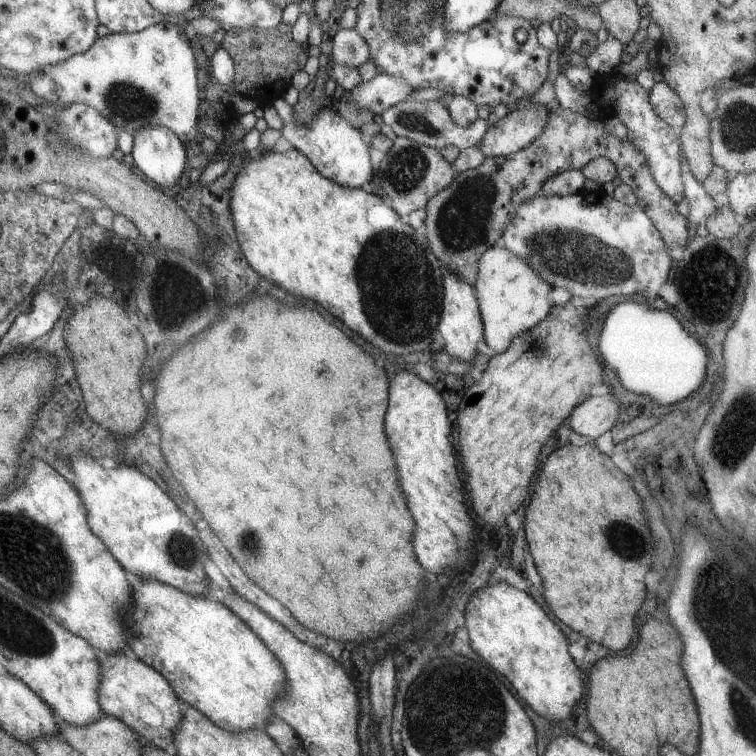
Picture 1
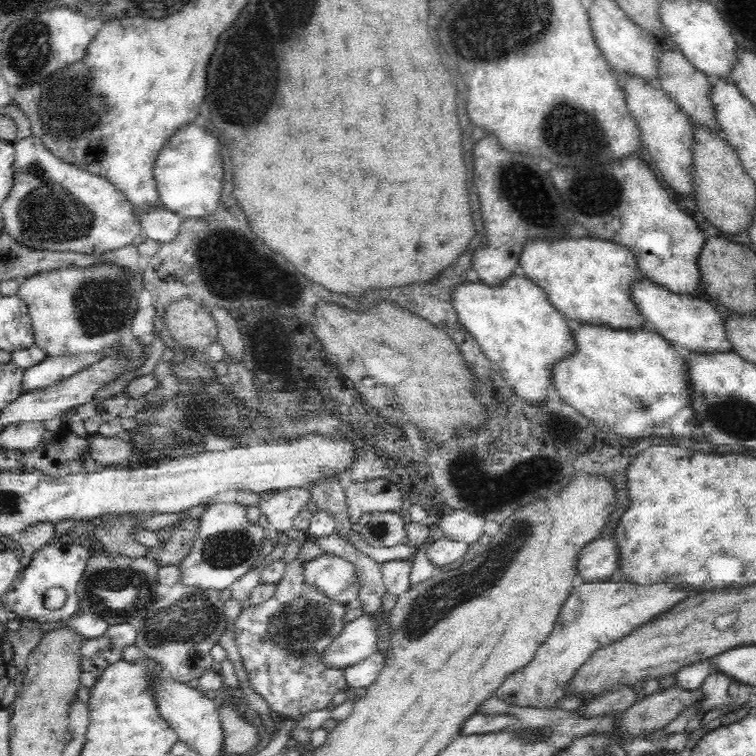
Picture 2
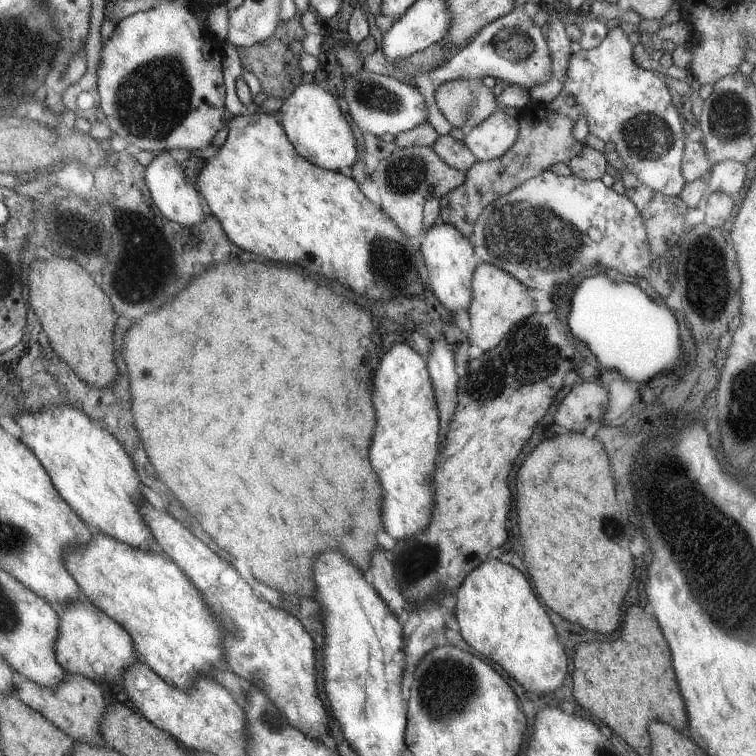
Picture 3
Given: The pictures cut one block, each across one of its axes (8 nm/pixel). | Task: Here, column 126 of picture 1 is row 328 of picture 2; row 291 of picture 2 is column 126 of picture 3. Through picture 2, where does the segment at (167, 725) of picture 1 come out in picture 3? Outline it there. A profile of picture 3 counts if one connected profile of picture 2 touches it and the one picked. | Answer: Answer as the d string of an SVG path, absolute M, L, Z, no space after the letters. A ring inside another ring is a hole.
M83 598L56 608L60 632L56 641L56 658L67 674L77 674L89 680L118 683L140 659L131 635L104 611Z

